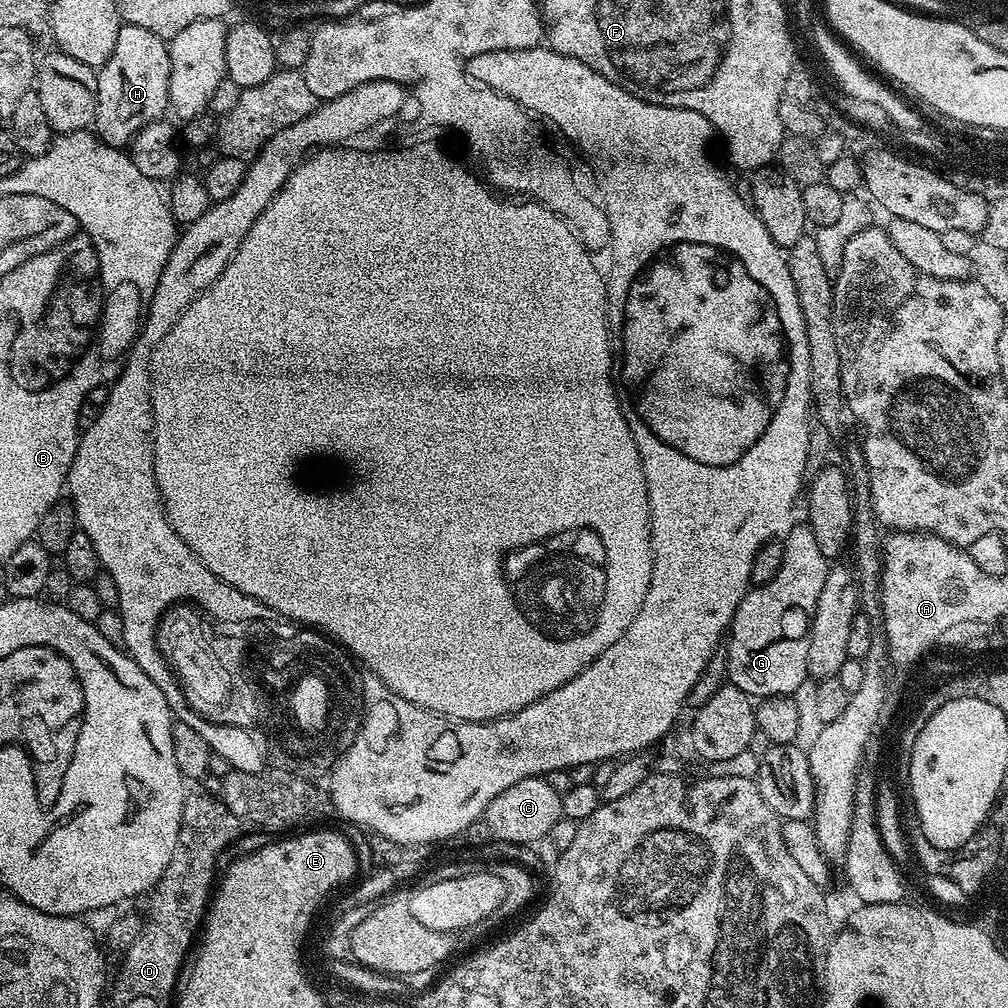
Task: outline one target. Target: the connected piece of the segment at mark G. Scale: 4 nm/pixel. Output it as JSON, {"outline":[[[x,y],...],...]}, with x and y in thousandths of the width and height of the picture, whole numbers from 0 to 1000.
{"outline":[[[801,518],[788,520],[781,525],[776,536],[778,541],[776,565],[772,565],[772,569],[768,569],[764,577],[743,582],[720,628],[721,674],[747,692],[784,690],[793,688],[792,685],[797,681],[798,675],[803,674],[802,625],[806,621],[806,610],[812,601],[812,593],[815,593],[815,581],[819,581],[823,556],[815,550],[812,534],[808,534],[806,521]]]}

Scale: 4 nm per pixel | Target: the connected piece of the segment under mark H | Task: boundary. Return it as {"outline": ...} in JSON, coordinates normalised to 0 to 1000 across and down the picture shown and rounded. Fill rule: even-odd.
{"outline":[[[120,23],[117,42],[113,42],[113,54],[109,54],[109,58],[99,64],[95,72],[94,134],[103,142],[122,148],[132,138],[133,133],[138,132],[149,120],[160,118],[168,110],[168,81],[169,54],[166,43],[157,34],[149,34],[149,30],[141,30],[141,26]]]}

